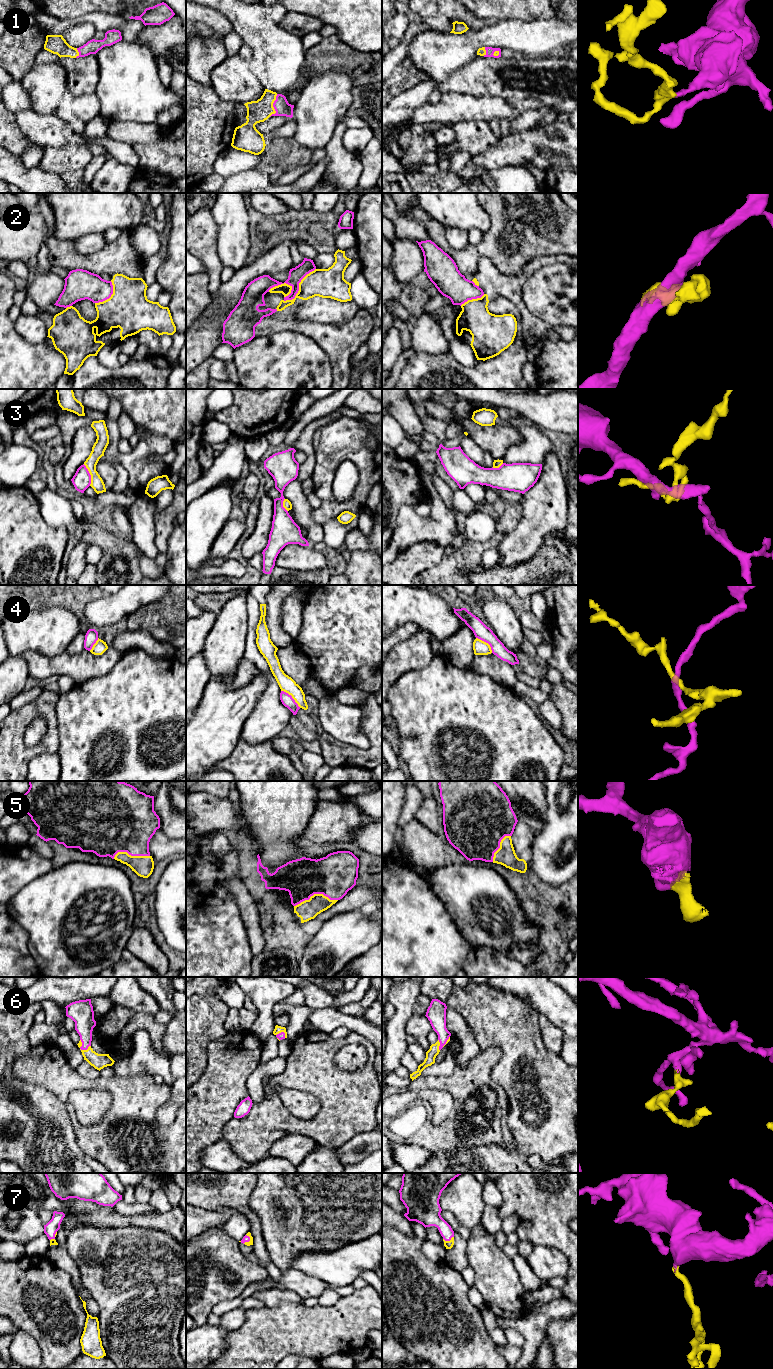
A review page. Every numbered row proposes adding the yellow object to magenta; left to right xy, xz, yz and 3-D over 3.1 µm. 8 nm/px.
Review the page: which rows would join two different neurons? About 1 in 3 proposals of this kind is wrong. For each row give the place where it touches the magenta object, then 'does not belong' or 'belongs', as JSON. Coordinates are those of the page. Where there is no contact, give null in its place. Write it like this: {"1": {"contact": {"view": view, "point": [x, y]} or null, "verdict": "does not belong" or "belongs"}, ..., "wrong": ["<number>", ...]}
{"1": {"contact": {"view": "xz", "point": [273, 106]}, "verdict": "belongs"}, "2": {"contact": {"view": "xz", "point": [298, 287]}, "verdict": "does not belong"}, "3": {"contact": {"view": "xy", "point": [90, 475]}, "verdict": "does not belong"}, "4": {"contact": {"view": "xz", "point": [291, 697]}, "verdict": "does not belong"}, "5": {"contact": {"view": "xz", "point": [315, 893]}, "verdict": "belongs"}, "6": {"contact": {"view": "xy", "point": [80, 1047]}, "verdict": "belongs"}, "7": {"contact": {"view": "yz", "point": [448, 1240]}, "verdict": "belongs"}, "wrong": ["2", "3", "4"]}

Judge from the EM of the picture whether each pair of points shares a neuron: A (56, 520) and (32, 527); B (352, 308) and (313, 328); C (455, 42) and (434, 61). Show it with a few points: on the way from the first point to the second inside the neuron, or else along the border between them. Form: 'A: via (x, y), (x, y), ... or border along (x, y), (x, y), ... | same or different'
A: border along (38, 501), (40, 514), (49, 525), (66, 528) | different
B: border along (300, 319), (333, 324), (346, 322) | different
C: via (450, 47), (439, 56) | same

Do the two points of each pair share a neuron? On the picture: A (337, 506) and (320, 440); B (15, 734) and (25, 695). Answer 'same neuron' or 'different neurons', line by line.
A: same neuron
B: different neurons

